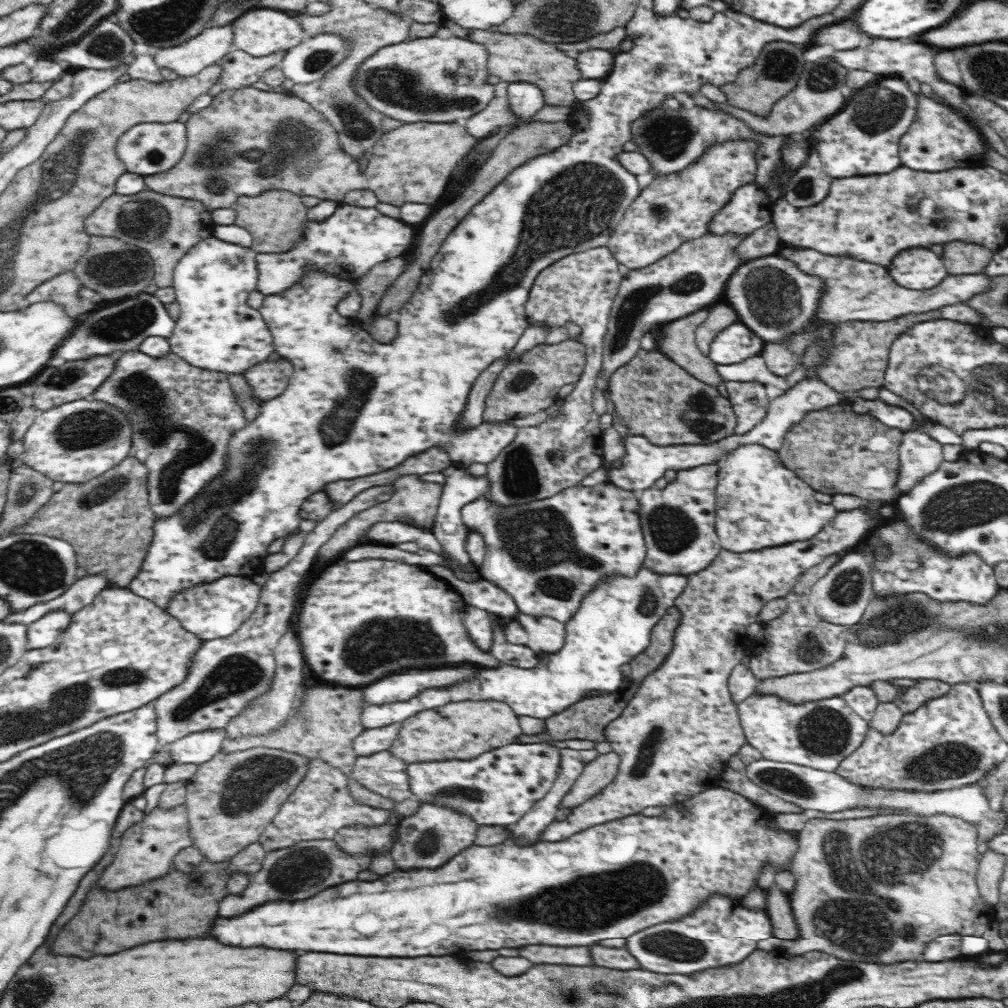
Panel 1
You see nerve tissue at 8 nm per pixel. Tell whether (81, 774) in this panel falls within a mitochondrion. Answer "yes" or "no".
yes

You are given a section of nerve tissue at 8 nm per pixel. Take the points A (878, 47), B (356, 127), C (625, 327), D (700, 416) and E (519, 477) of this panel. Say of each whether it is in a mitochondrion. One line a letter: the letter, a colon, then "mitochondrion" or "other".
A: other
B: mitochondrion
C: mitochondrion
D: mitochondrion
E: mitochondrion

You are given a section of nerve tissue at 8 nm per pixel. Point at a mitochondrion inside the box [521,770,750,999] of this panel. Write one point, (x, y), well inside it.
(678, 947)

